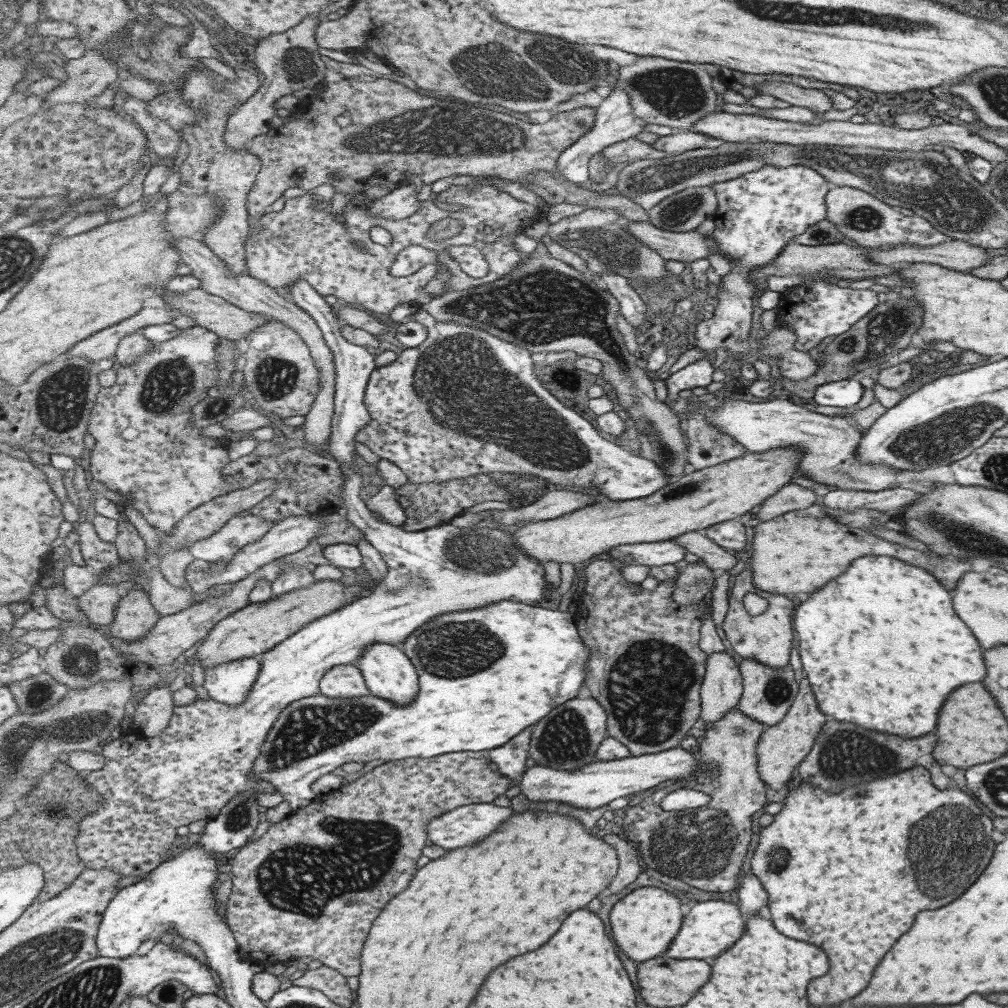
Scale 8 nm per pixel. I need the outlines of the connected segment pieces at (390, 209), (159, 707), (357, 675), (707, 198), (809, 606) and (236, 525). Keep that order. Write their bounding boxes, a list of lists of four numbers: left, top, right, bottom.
[[365,183,424,220],[134,683,175,738],[321,664,371,698],[648,186,716,232],[793,556,985,738],[190,514,276,563]]

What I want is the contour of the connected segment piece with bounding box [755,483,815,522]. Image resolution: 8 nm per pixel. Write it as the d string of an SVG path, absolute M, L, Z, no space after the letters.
M787 483L760 503L755 519L766 522L786 512L807 508L814 500L815 493L807 487Z

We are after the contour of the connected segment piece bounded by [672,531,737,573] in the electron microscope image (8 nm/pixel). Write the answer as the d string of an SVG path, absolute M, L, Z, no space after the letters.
M696 531L678 536L672 541L698 556L714 573L728 571L735 566L737 560L735 553L728 553L727 549L717 546L712 540Z

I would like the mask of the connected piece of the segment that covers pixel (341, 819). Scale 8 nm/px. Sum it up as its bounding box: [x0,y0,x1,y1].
[224,752,511,976]

